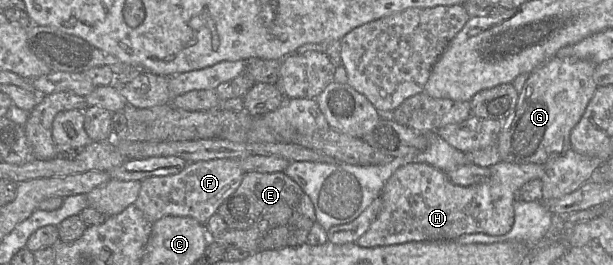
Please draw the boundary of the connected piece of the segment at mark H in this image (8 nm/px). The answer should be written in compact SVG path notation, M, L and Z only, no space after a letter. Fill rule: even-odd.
M500 161L490 167L488 179L461 186L450 181L447 173L425 163L409 163L398 168L382 192L382 207L369 229L355 242L371 248L412 241L455 240L473 233L504 235L514 222L513 203L520 188L531 180L543 179L544 166L518 165Z

